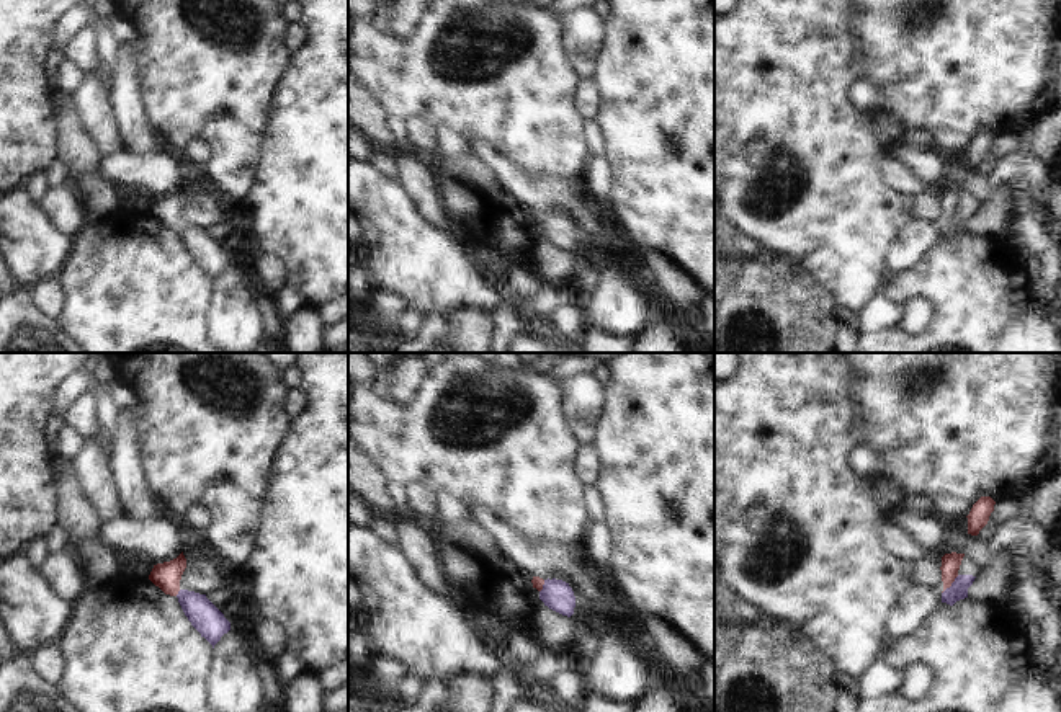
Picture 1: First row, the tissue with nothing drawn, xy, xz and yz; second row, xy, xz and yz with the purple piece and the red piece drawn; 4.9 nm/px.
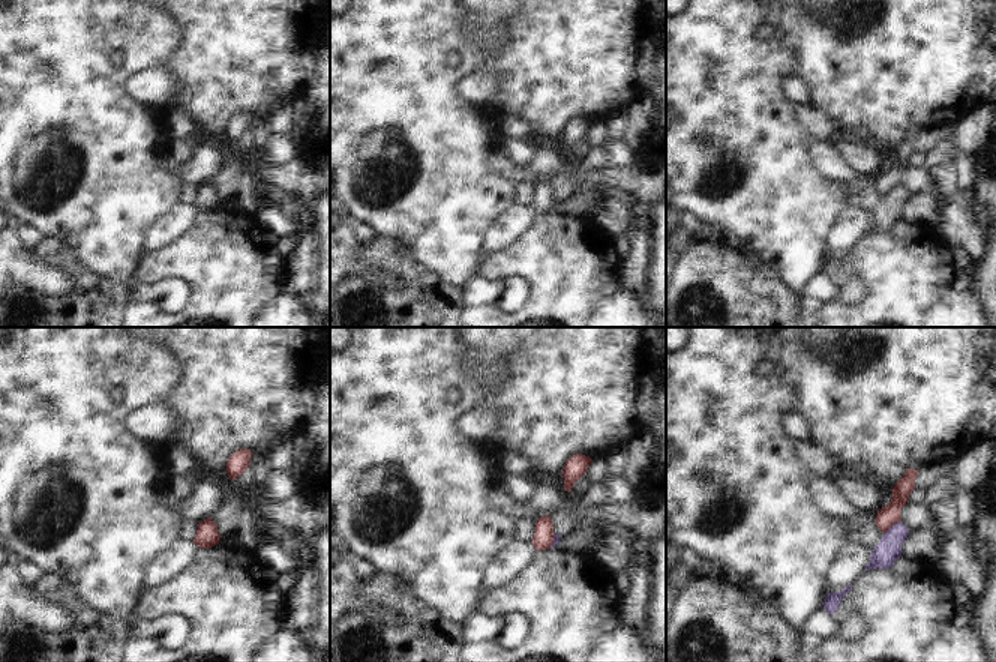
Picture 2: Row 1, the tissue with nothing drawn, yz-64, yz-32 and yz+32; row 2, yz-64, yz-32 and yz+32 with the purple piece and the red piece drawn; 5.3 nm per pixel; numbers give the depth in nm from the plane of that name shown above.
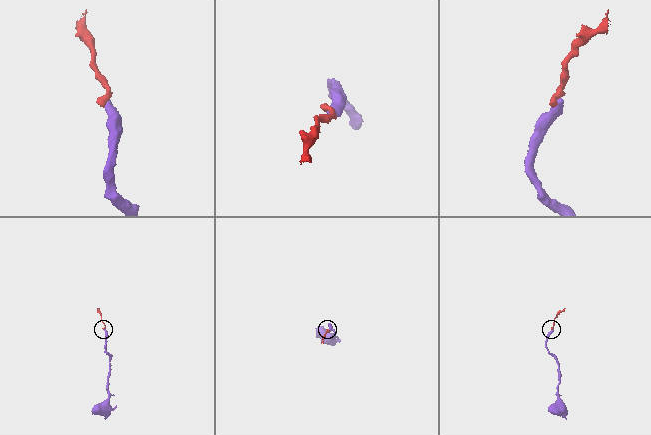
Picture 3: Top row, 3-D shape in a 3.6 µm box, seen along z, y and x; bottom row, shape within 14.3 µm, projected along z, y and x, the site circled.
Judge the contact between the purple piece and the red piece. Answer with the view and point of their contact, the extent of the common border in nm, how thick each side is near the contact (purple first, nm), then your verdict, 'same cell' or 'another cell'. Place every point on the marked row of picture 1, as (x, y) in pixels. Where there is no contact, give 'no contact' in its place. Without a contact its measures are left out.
contact yz (952, 585); length 130 nm; calibres 90 and 100 nm; another cell

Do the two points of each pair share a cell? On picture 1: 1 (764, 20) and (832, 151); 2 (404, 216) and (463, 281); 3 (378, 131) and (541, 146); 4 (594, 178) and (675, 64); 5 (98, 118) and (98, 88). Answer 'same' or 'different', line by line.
1: same
2: same
3: different
4: different
5: same

